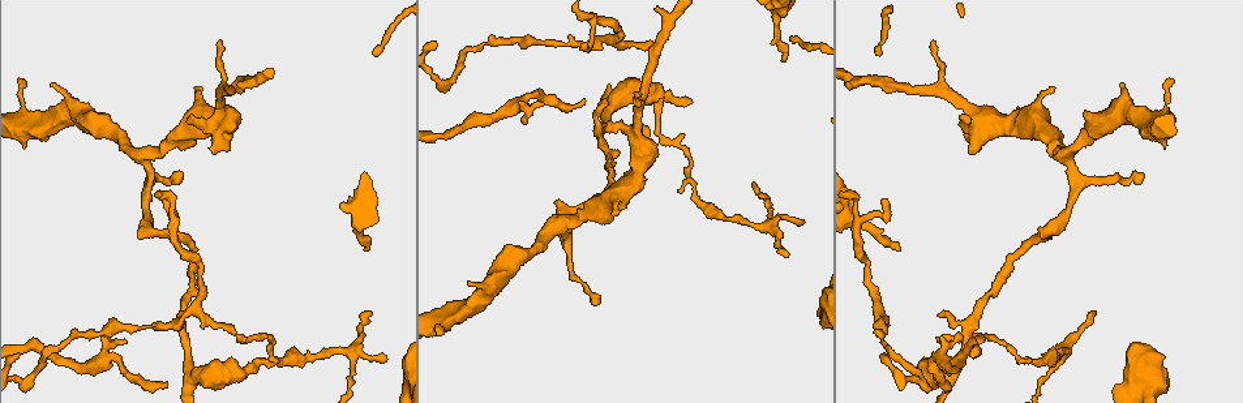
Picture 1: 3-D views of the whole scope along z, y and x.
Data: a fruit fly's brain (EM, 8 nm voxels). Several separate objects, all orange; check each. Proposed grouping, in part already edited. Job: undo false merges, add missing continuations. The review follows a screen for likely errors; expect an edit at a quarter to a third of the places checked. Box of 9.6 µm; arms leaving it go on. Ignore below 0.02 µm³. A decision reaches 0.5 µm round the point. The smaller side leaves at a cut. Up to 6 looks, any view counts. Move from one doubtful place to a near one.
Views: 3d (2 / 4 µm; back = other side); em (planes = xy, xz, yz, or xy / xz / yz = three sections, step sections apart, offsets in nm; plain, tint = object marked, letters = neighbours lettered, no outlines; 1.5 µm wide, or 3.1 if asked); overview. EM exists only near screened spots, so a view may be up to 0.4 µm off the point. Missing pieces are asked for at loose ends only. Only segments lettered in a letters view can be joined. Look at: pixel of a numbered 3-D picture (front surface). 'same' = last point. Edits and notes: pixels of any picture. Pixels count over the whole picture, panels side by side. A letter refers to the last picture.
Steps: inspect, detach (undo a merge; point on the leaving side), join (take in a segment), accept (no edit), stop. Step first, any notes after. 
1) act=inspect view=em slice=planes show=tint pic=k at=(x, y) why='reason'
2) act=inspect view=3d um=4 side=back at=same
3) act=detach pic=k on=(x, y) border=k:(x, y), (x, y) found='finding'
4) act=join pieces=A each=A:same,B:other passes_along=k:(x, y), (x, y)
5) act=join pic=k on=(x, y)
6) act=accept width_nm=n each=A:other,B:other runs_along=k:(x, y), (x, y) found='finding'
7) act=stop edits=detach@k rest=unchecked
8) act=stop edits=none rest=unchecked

act=inspect view=em slice=planes show=plain pic=1 at=(124, 342)

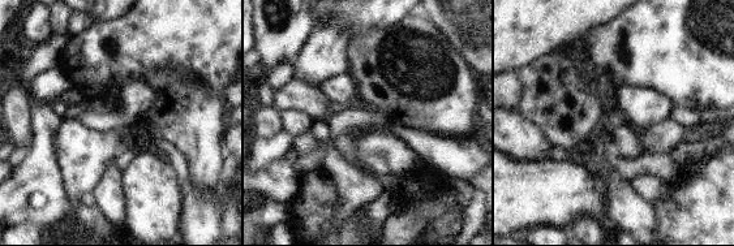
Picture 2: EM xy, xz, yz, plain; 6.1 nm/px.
act=inspect view=em slice=planes show=tint at=same why='where the object lies'

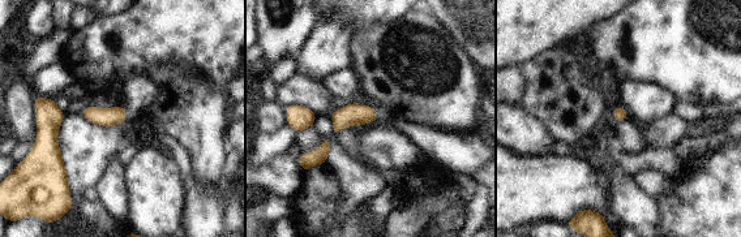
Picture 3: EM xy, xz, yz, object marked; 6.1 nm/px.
act=inspect view=em slice=planes show=letters at=same why='what lies round it'

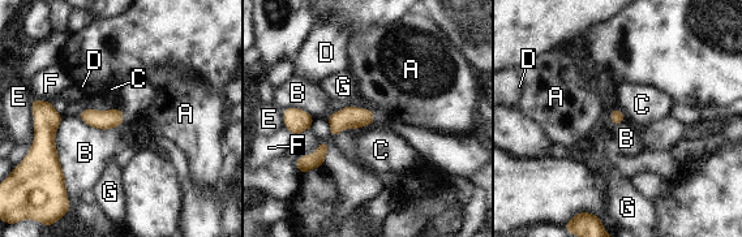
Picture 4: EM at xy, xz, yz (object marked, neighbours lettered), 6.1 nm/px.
act=accept each=A:other,B:other,C:other,D:other,E:other,F:other,G:other border=4:(61, 116), (55, 149), (67, 193) found='none of them fits'

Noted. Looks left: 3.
act=inspect view=3d um=2 side=back pic=1 at=(695, 202) why='calibre changes'

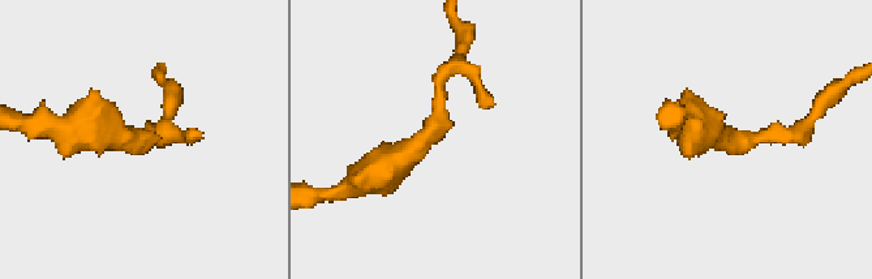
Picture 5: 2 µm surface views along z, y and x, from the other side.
act=inspect view=em slice=planes show=letters pic=5 at=(434, 130) why='now the EM'

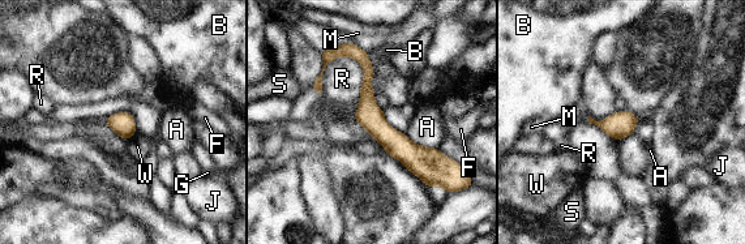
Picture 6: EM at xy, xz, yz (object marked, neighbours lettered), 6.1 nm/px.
act=accept each=A:other,B:other,F:other,G:other,J:other,M:other,R:other,S:other,W:other border=6:(136, 132), (125, 140) found='continuous, no second neuron'

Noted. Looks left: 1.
act=inspect view=em slice=planes show=letters pic=1 at=(898, 247) why='an open end'

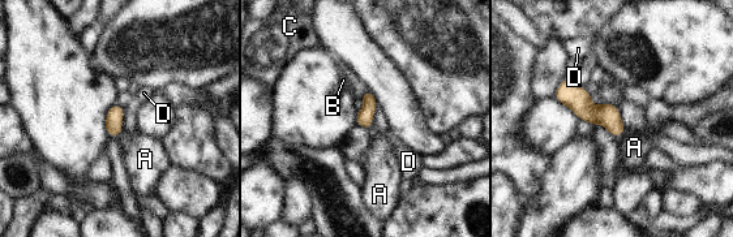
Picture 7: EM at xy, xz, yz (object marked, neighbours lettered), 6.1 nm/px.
act=accept each=A:other,B:other,C:other,D:other found='none of them fits'

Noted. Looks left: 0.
act=stop edits=none rest=unchecked

